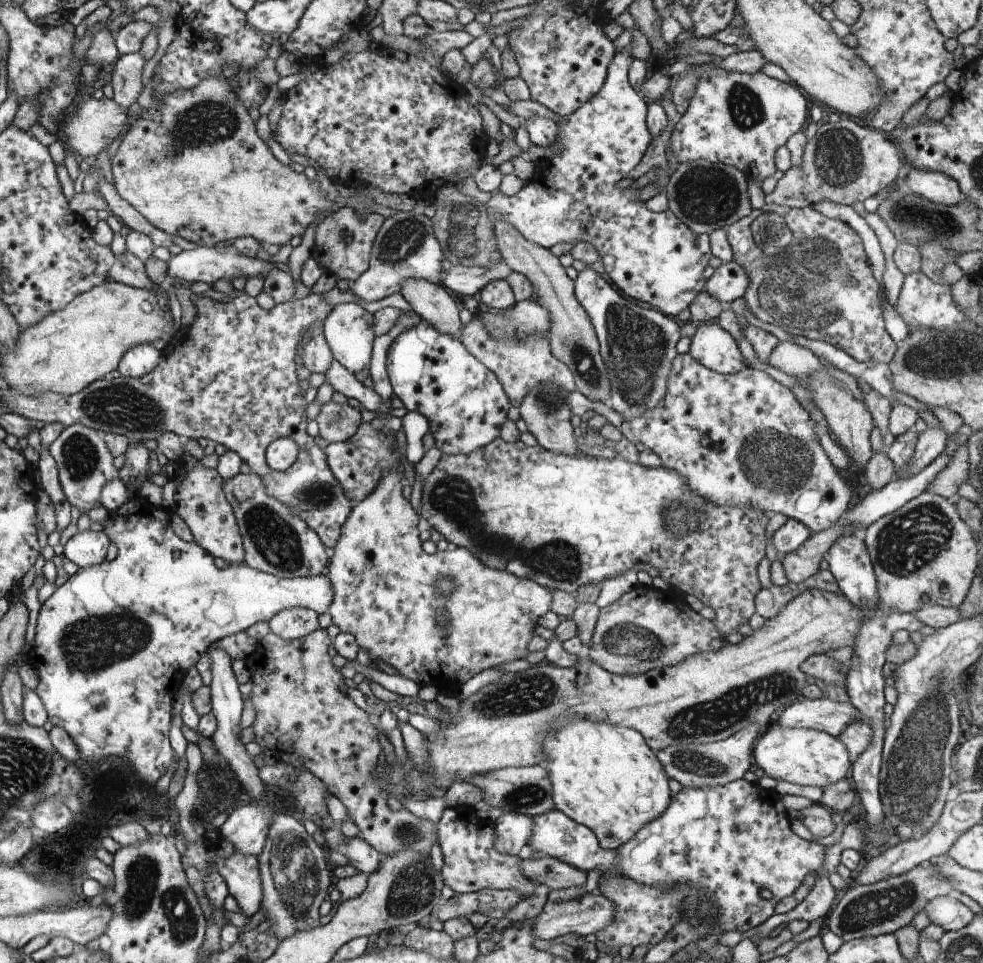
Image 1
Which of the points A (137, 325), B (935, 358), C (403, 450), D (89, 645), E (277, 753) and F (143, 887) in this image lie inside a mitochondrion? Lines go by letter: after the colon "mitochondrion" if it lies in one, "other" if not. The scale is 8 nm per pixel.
A: other
B: mitochondrion
C: other
D: mitochondrion
E: other
F: mitochondrion

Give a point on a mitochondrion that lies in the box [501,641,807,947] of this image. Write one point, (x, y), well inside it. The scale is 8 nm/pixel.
(714, 716)

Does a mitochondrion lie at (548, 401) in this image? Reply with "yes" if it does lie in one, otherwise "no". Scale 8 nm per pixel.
yes

